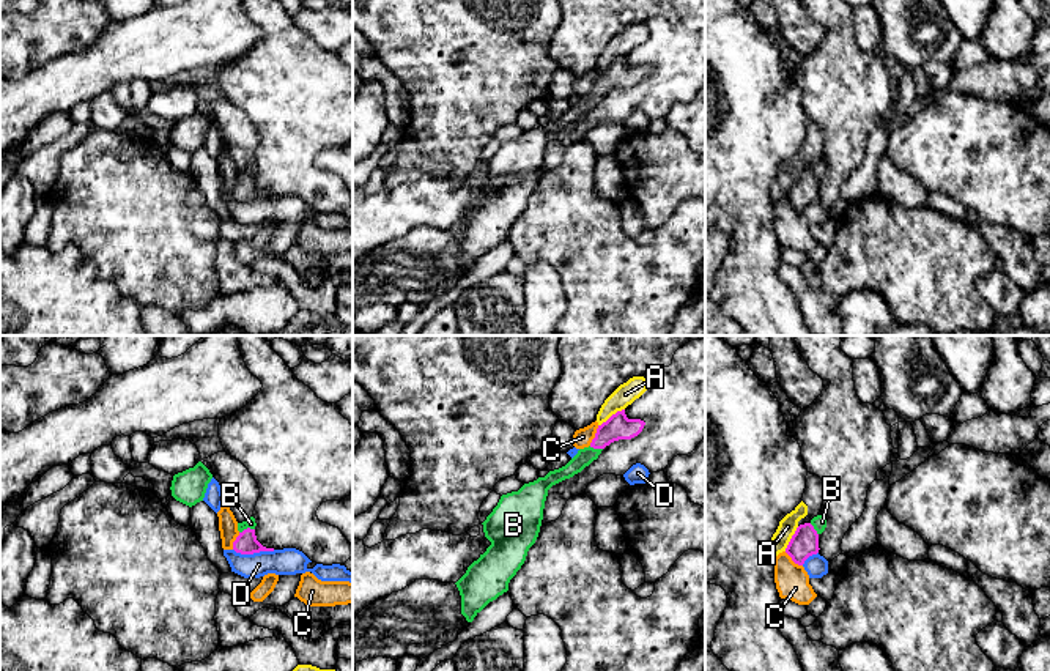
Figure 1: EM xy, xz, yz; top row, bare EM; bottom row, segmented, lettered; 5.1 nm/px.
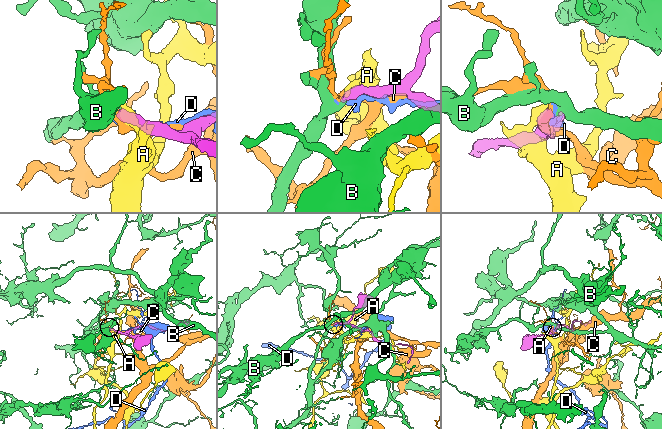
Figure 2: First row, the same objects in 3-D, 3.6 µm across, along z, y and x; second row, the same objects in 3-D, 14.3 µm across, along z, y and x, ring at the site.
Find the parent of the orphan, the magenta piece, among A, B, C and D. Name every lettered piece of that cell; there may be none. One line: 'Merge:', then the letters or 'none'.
Merge: B

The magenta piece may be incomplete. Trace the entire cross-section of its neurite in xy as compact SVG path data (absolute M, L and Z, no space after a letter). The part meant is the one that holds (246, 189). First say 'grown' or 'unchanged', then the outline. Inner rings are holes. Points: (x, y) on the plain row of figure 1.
grown | M250 164L242 170L238 170L239 183L233 189L233 197L241 202L253 202L260 198L274 198L274 195L263 194L255 183L255 165Z

